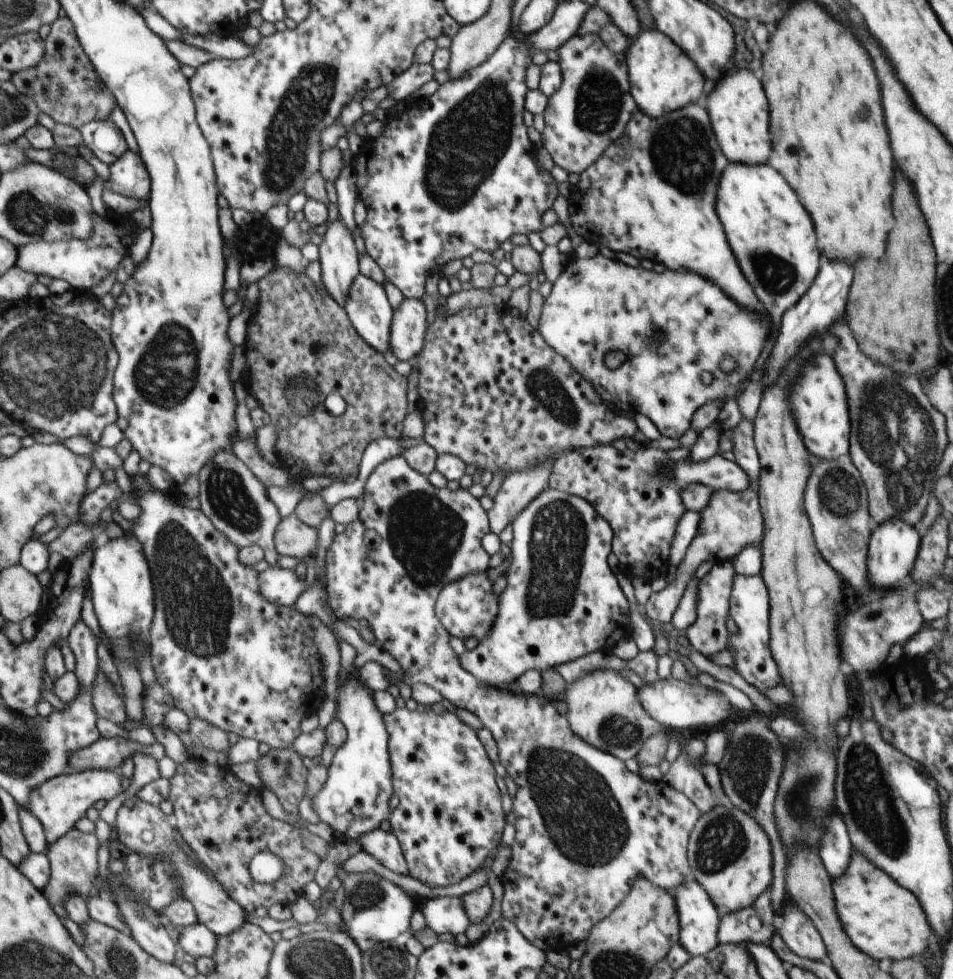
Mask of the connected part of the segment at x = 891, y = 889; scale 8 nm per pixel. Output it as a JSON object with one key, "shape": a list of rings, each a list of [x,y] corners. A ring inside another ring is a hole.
{"shape":[[[852,847],[850,856],[852,858],[848,862],[846,872],[840,878],[831,880],[836,912],[838,912],[840,924],[842,924],[844,932],[846,932],[846,936],[850,938],[850,942],[858,950],[862,950],[866,956],[870,956],[870,958],[877,961],[882,960],[882,958],[897,961],[922,954],[926,950],[926,946],[928,946],[928,938],[930,938],[932,928],[930,928],[930,924],[926,920],[926,914],[924,914],[918,898],[910,890],[906,890],[893,878],[890,878],[872,860],[868,860],[862,852],[856,852]]]}

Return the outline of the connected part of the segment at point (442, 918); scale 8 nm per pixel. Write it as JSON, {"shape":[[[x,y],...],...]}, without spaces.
{"shape":[[[431,897],[421,902],[420,909],[425,916],[427,926],[432,928],[437,935],[464,934],[471,924],[461,897]]]}

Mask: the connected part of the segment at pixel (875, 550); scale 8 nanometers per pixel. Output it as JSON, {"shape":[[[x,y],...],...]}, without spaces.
{"shape":[[[890,518],[884,524],[880,524],[872,531],[869,546],[866,548],[866,570],[870,572],[870,582],[878,590],[889,591],[896,589],[898,585],[911,577],[914,570],[914,562],[918,558],[921,537],[917,528],[910,524]]]}

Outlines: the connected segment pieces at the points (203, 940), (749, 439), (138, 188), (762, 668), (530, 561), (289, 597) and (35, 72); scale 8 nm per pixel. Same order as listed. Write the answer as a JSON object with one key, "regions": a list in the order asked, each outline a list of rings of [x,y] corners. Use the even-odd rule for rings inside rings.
{"regions":[[[[194,923],[186,926],[180,932],[180,936],[175,940],[175,943],[184,952],[196,959],[203,956],[212,959],[214,950],[216,950],[216,938],[218,938],[218,935],[214,934],[207,926]]],[[[742,417],[742,422],[733,428],[732,444],[735,461],[750,478],[750,488],[758,492],[758,478],[760,478],[760,460],[753,440],[753,423]]],[[[128,149],[109,167],[108,184],[112,191],[132,200],[149,200],[152,179],[139,154]]],[[[734,575],[729,602],[729,615],[736,623],[737,633],[729,636],[729,650],[734,652],[735,670],[762,694],[782,683],[776,660],[770,652],[768,592],[762,576]]],[[[546,489],[540,496],[534,498],[518,516],[515,516],[515,519],[512,521],[512,530],[514,530],[514,535],[509,545],[510,566],[508,566],[508,572],[506,572],[506,580],[508,582],[506,582],[506,588],[504,588],[504,591],[499,595],[500,598],[498,598],[498,616],[496,616],[488,636],[484,640],[480,640],[474,650],[465,651],[459,656],[460,664],[466,672],[492,687],[498,686],[498,684],[509,684],[518,680],[528,670],[541,672],[550,668],[555,669],[556,666],[572,662],[587,654],[602,651],[602,648],[608,644],[608,640],[612,640],[610,646],[614,646],[616,636],[617,640],[632,636],[634,628],[632,627],[632,620],[630,620],[632,616],[630,616],[630,606],[628,606],[628,595],[621,589],[616,578],[617,574],[612,572],[608,564],[608,556],[612,552],[614,533],[612,528],[610,528],[609,522],[606,522],[587,500],[564,491]]],[[[272,563],[258,576],[262,596],[276,606],[292,606],[306,589],[306,581],[298,578],[292,570]]],[[[58,16],[51,24],[50,33],[45,39],[45,49],[42,60],[40,60],[34,68],[12,73],[12,78],[10,78],[9,81],[13,82],[24,96],[32,98],[34,102],[38,104],[38,108],[40,108],[42,113],[51,116],[56,123],[71,126],[72,128],[79,129],[81,126],[92,121],[111,120],[111,112],[115,106],[118,106],[114,94],[104,86],[104,82],[102,82],[100,76],[96,74],[96,70],[94,70],[90,58],[88,58],[85,51],[82,50],[81,43],[78,42],[77,33],[74,30],[74,24],[68,16]]]]}

